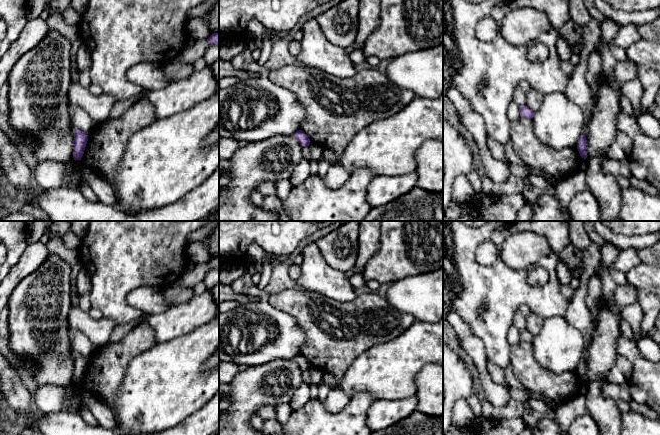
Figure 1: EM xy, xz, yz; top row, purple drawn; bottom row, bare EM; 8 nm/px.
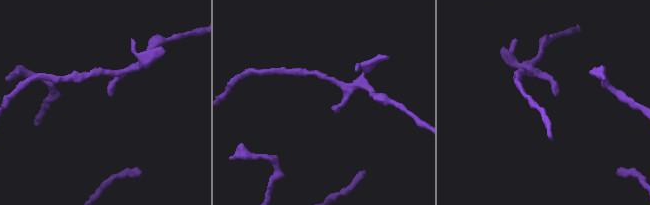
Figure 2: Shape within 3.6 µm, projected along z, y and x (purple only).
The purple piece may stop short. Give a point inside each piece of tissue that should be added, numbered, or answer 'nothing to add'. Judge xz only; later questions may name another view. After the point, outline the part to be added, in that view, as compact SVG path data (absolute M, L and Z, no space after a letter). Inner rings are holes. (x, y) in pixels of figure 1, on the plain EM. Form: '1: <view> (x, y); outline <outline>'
nothing to add

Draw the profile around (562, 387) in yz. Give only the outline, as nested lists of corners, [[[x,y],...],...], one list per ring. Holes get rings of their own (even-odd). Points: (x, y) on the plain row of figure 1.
[[[520,341],[511,346],[510,367],[524,389],[528,391],[564,402],[579,393],[578,373],[555,374],[541,367],[534,358],[532,343]]]

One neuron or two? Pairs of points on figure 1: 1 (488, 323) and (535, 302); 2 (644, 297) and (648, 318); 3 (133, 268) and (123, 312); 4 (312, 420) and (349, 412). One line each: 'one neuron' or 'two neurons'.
1: one neuron
2: one neuron
3: one neuron
4: one neuron

